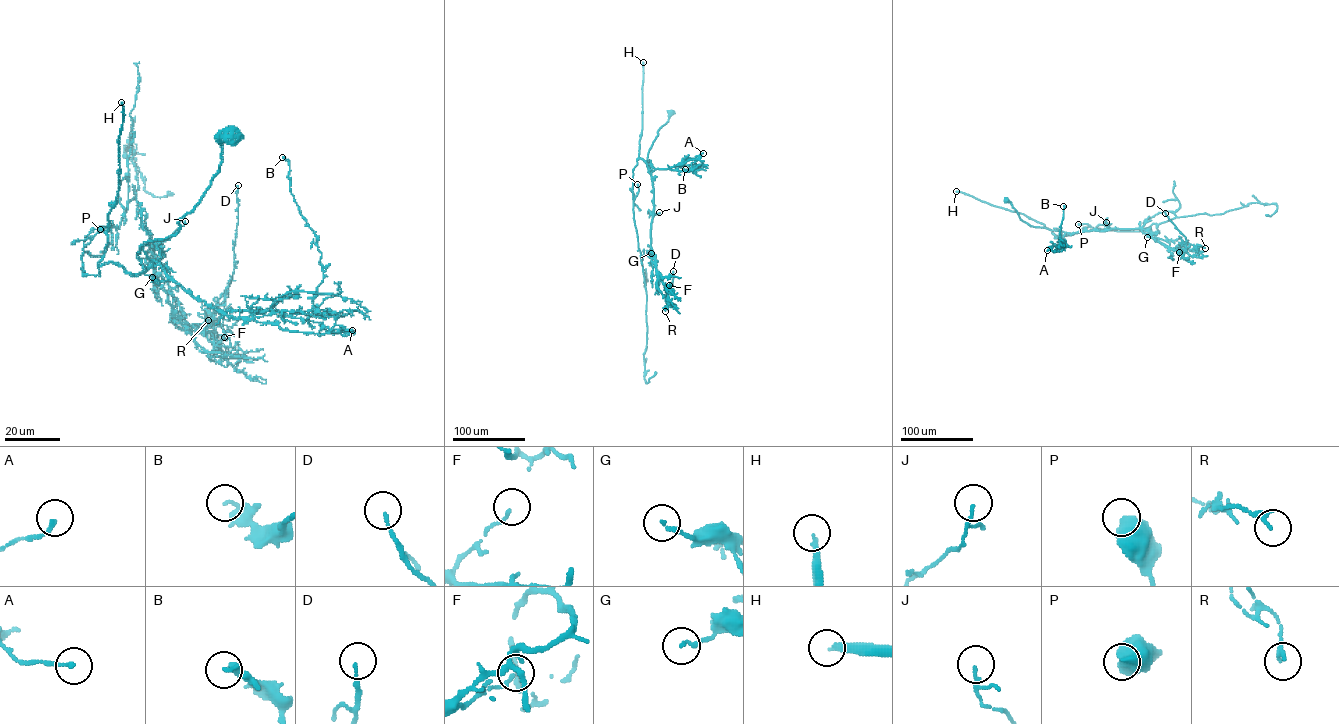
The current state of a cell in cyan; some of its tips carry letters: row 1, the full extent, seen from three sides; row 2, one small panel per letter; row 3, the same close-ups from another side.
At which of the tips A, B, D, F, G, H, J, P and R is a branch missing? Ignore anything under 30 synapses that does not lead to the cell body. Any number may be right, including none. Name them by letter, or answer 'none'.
H

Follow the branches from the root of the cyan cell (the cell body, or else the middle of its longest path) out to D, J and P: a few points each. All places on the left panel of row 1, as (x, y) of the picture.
D: (231, 136), (178, 231), (137, 255), (146, 271), (160, 247), (155, 281), (200, 330), (233, 272), (238, 185)
J: (231, 136), (228, 132), (219, 169), (178, 231), (140, 247), (146, 271), (185, 221)
P: (231, 136), (178, 231), (140, 247), (141, 274), (112, 262), (100, 275), (83, 274), (83, 248), (100, 229)

